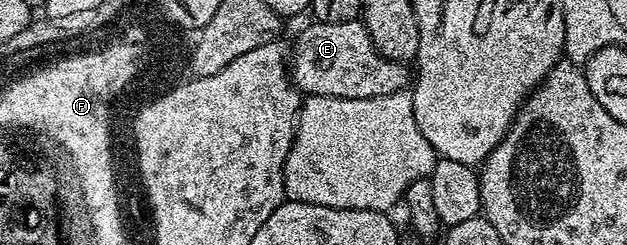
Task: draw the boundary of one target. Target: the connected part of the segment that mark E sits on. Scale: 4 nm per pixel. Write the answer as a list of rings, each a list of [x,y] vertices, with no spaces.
[[[313,21],[311,25],[297,36],[296,51],[290,54],[290,77],[301,95],[366,100],[401,93],[409,85],[409,67],[384,56],[362,21]]]

